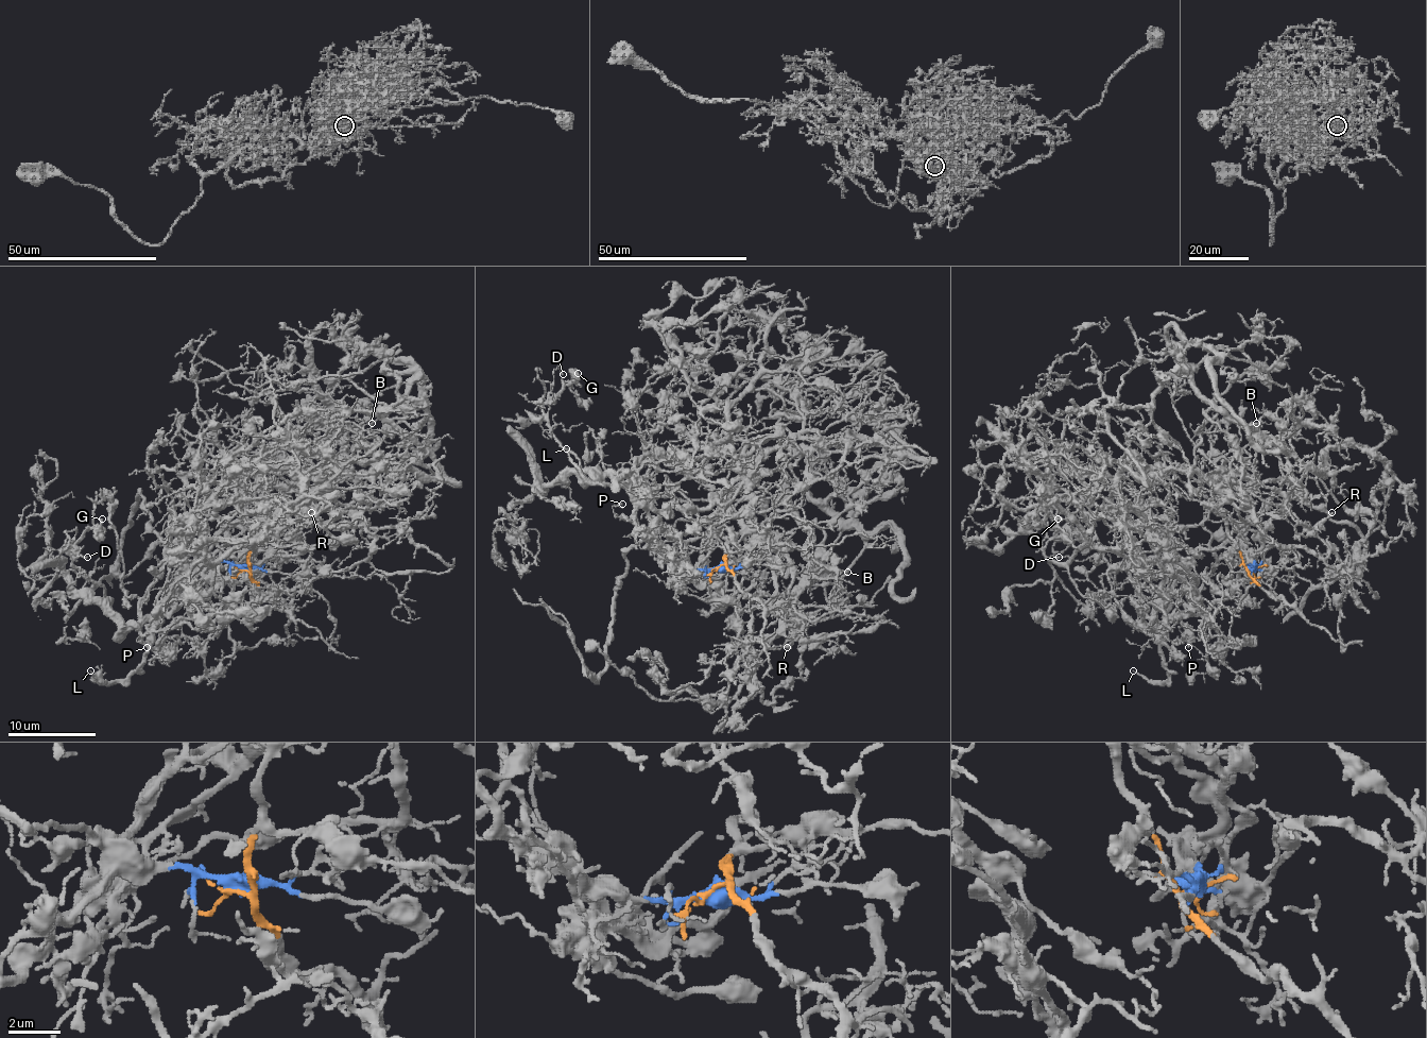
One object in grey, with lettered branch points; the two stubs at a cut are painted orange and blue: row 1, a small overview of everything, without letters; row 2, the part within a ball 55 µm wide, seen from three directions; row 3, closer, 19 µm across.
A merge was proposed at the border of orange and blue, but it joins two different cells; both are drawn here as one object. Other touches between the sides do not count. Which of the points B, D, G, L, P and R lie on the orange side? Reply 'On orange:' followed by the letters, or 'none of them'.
On orange: B, R

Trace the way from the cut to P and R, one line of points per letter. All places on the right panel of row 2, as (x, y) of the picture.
P: (1251, 569), (1253, 562), (1228, 596), (1219, 598), (1204, 613), (1204, 627), (1188, 646)
R: (1251, 569), (1228, 533), (1226, 510), (1217, 488), (1241, 474), (1268, 486), (1303, 525), (1312, 527), (1331, 512)

